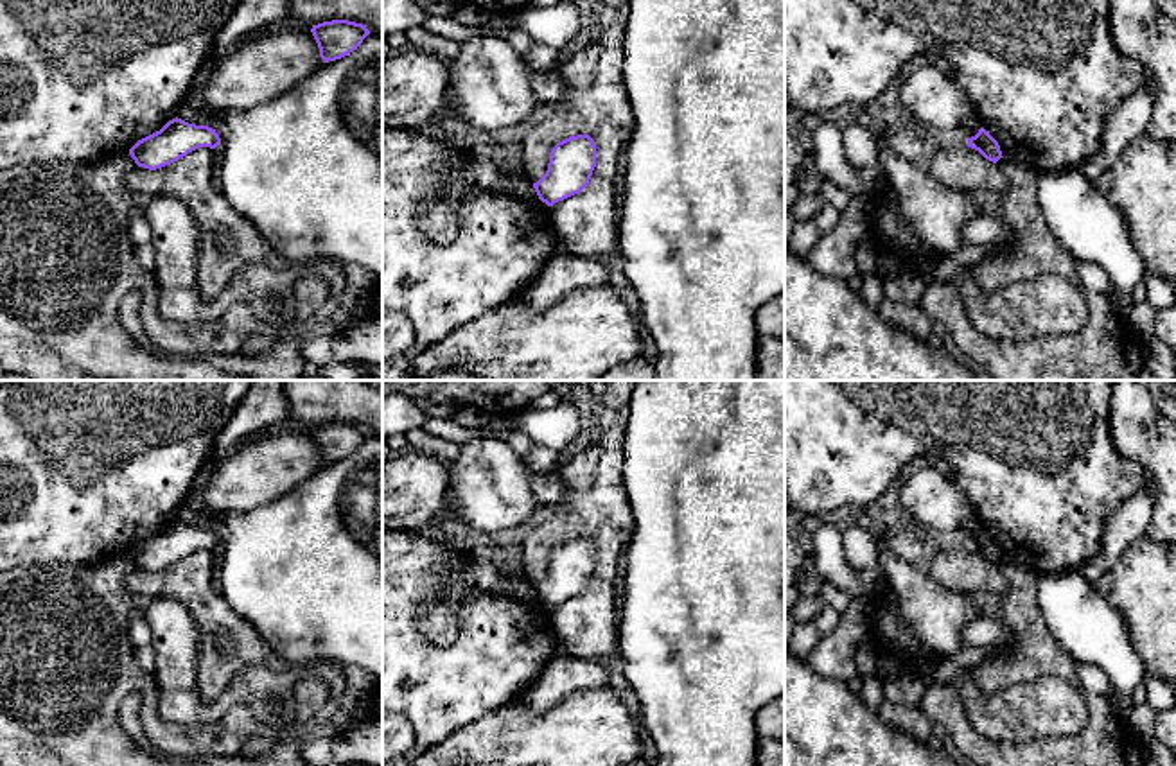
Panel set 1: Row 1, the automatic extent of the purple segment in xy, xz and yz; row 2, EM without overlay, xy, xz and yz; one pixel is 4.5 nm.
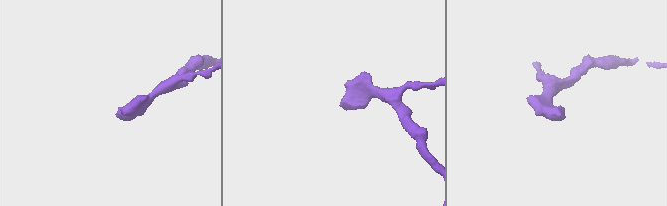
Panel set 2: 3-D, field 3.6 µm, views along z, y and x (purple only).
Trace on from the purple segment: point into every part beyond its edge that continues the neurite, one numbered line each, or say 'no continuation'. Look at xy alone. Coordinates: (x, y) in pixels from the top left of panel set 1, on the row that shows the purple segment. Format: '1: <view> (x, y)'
no continuation

